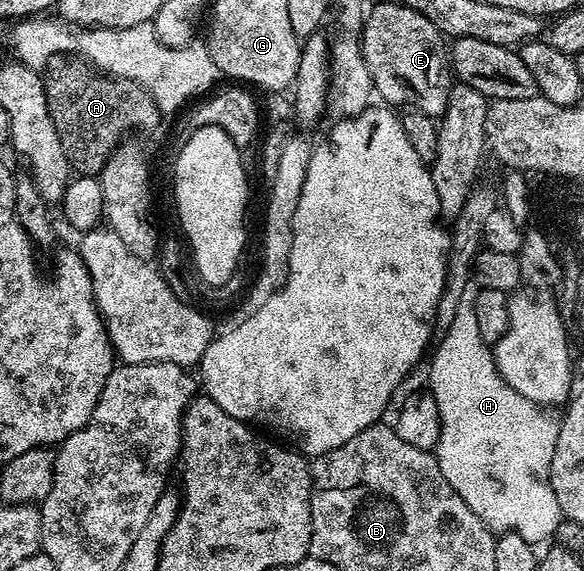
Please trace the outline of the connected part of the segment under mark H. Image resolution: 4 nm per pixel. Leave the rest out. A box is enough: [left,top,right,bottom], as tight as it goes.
[428,285,564,545]

